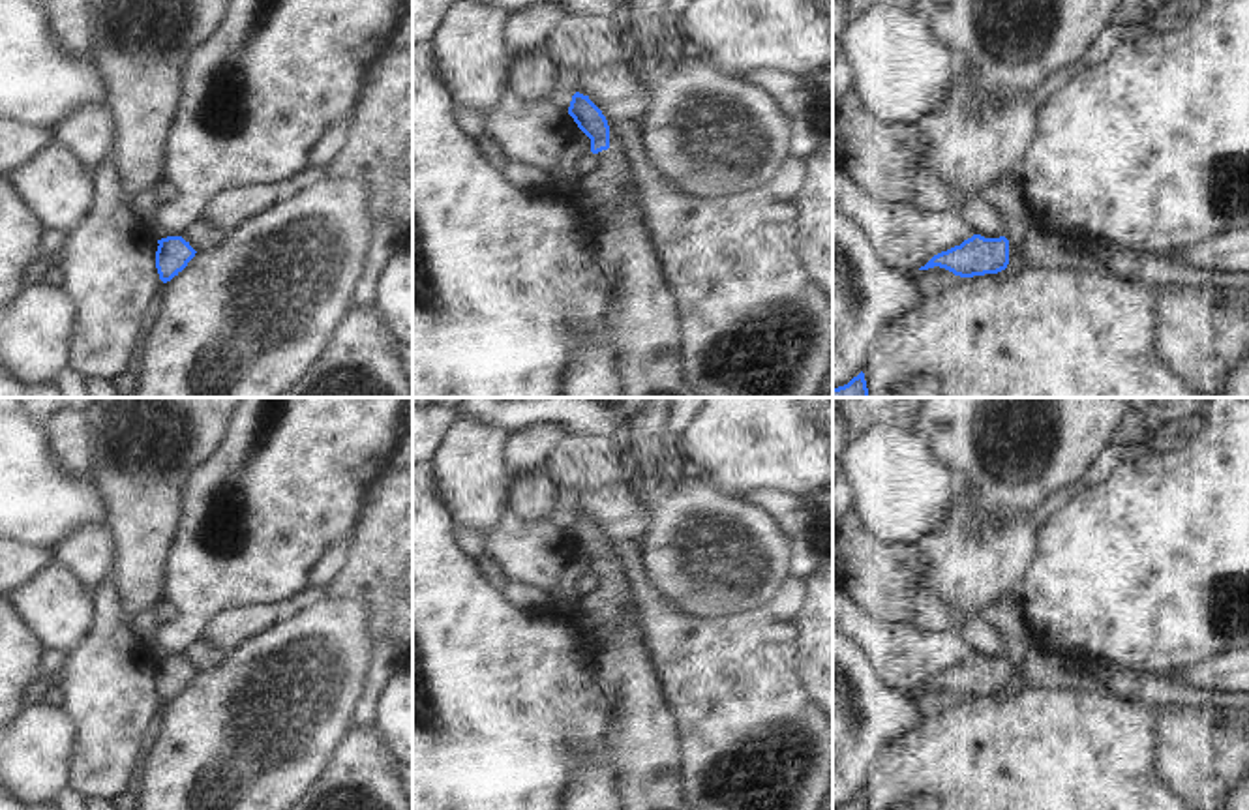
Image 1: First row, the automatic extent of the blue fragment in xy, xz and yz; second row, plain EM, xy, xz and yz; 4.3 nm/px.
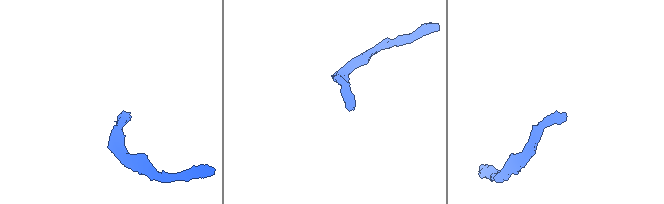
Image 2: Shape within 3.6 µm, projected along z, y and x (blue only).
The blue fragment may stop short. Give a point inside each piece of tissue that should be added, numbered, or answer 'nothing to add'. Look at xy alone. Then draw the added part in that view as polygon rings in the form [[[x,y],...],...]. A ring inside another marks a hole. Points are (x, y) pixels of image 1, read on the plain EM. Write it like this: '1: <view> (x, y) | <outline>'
nothing to add

